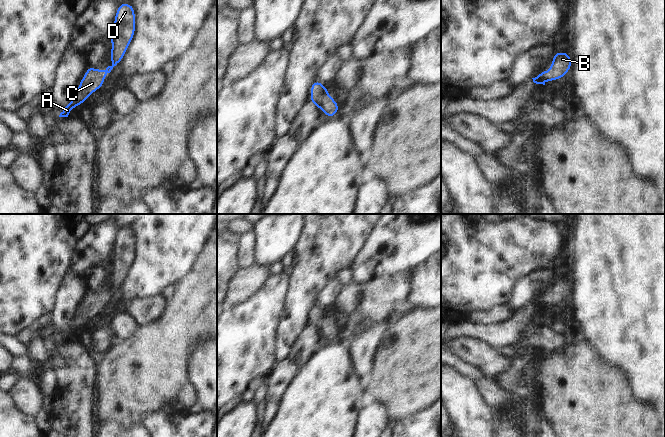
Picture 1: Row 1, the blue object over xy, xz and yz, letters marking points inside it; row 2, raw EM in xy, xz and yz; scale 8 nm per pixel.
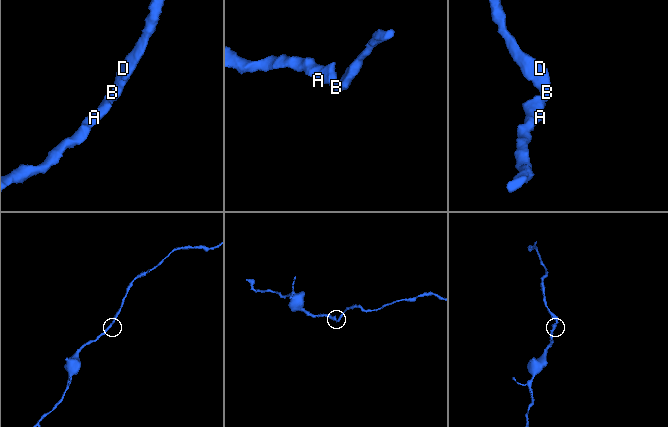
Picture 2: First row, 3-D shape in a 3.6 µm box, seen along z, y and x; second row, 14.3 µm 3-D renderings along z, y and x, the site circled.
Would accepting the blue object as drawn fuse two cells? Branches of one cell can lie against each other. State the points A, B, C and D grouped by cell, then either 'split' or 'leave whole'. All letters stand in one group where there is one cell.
groups A B C D; leave whole

